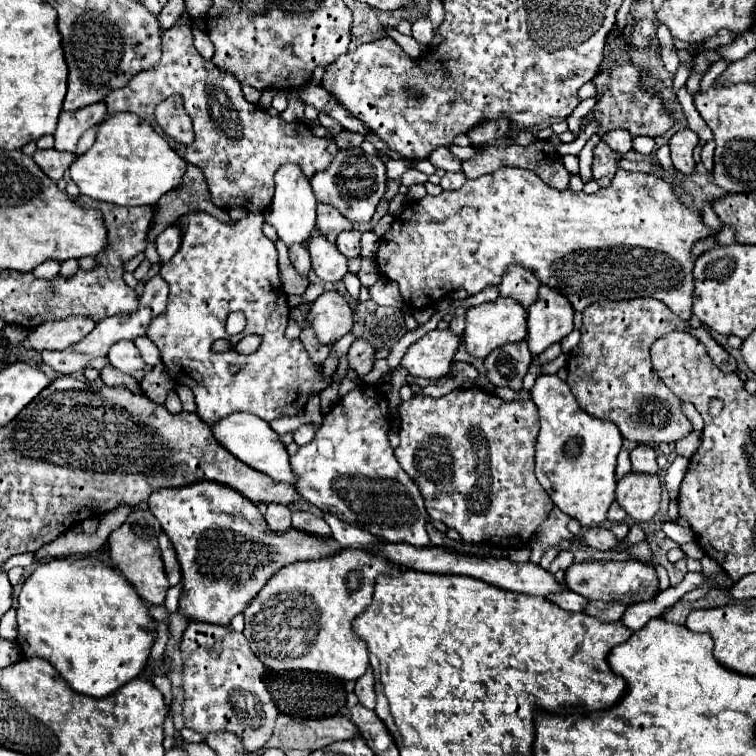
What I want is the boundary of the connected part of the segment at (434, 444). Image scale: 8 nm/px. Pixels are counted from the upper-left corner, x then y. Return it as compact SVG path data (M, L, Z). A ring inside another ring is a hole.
M470 387L456 389L440 399L414 395L410 401L400 403L398 413L400 447L396 449L396 459L418 485L428 515L456 529L466 543L498 543L502 539L502 547L524 547L554 509L552 499L534 475L534 445L540 417L532 399L504 401L490 391Z

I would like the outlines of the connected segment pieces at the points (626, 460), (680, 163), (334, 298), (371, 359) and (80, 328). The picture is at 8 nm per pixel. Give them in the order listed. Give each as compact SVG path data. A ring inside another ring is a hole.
M622 449L618 455L618 467L616 467L616 477L624 477L626 473L630 473L630 451Z
M682 129L678 131L672 139L670 139L670 151L672 151L672 165L684 173L684 175L692 175L694 173L694 157L692 157L692 149L698 145L698 137L694 131L690 129Z
M324 291L310 309L308 323L314 327L320 343L334 343L342 335L350 333L354 319L348 301L336 291Z
M356 339L348 351L348 363L358 377L364 377L376 363L376 349L366 339Z
M68 317L68 319L54 319L50 323L40 323L28 331L28 341L36 351L42 349L66 349L82 341L94 329L94 321L88 317Z

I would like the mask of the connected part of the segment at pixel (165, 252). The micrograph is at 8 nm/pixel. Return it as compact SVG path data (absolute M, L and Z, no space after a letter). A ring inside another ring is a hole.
M172 225L172 227L164 229L164 233L160 233L156 239L156 249L158 249L162 263L170 261L174 257L174 253L180 249L180 227Z

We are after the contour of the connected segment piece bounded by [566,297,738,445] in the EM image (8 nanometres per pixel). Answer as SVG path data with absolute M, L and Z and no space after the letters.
M638 297L628 301L598 301L588 305L582 315L582 337L568 353L566 363L570 391L588 415L616 423L622 437L628 441L648 445L676 443L692 431L692 423L682 411L682 401L670 393L652 369L650 345L658 337L670 331L688 331L706 345L708 355L722 373L734 373L738 369L734 357L724 351L704 327L692 329L690 323L672 315L672 311L656 299Z

